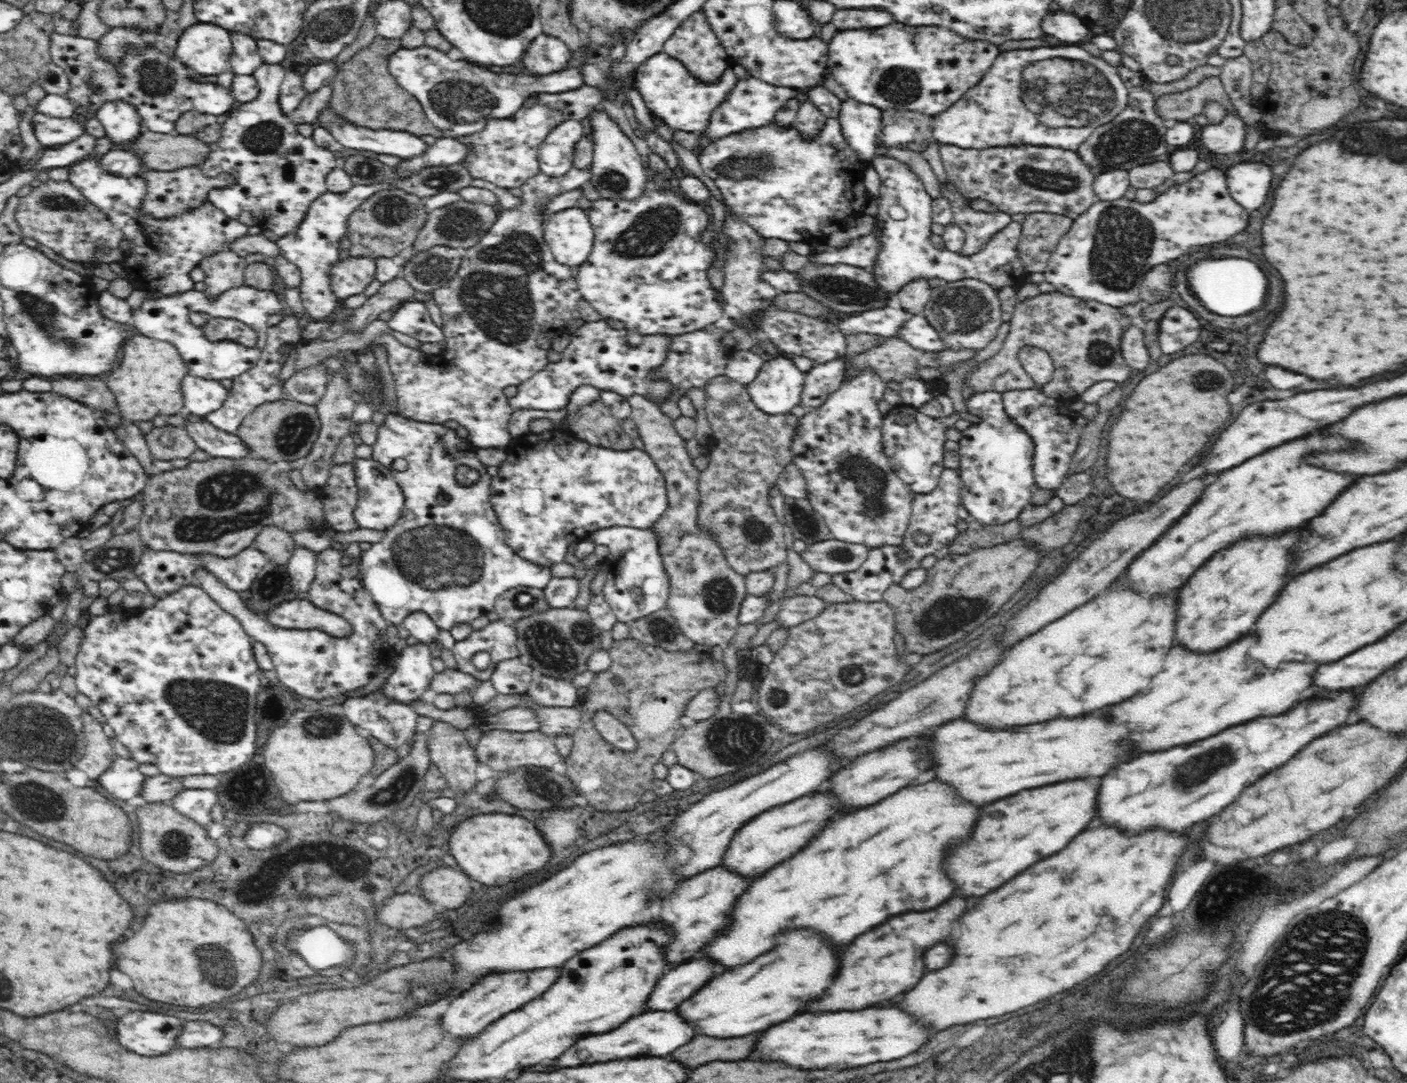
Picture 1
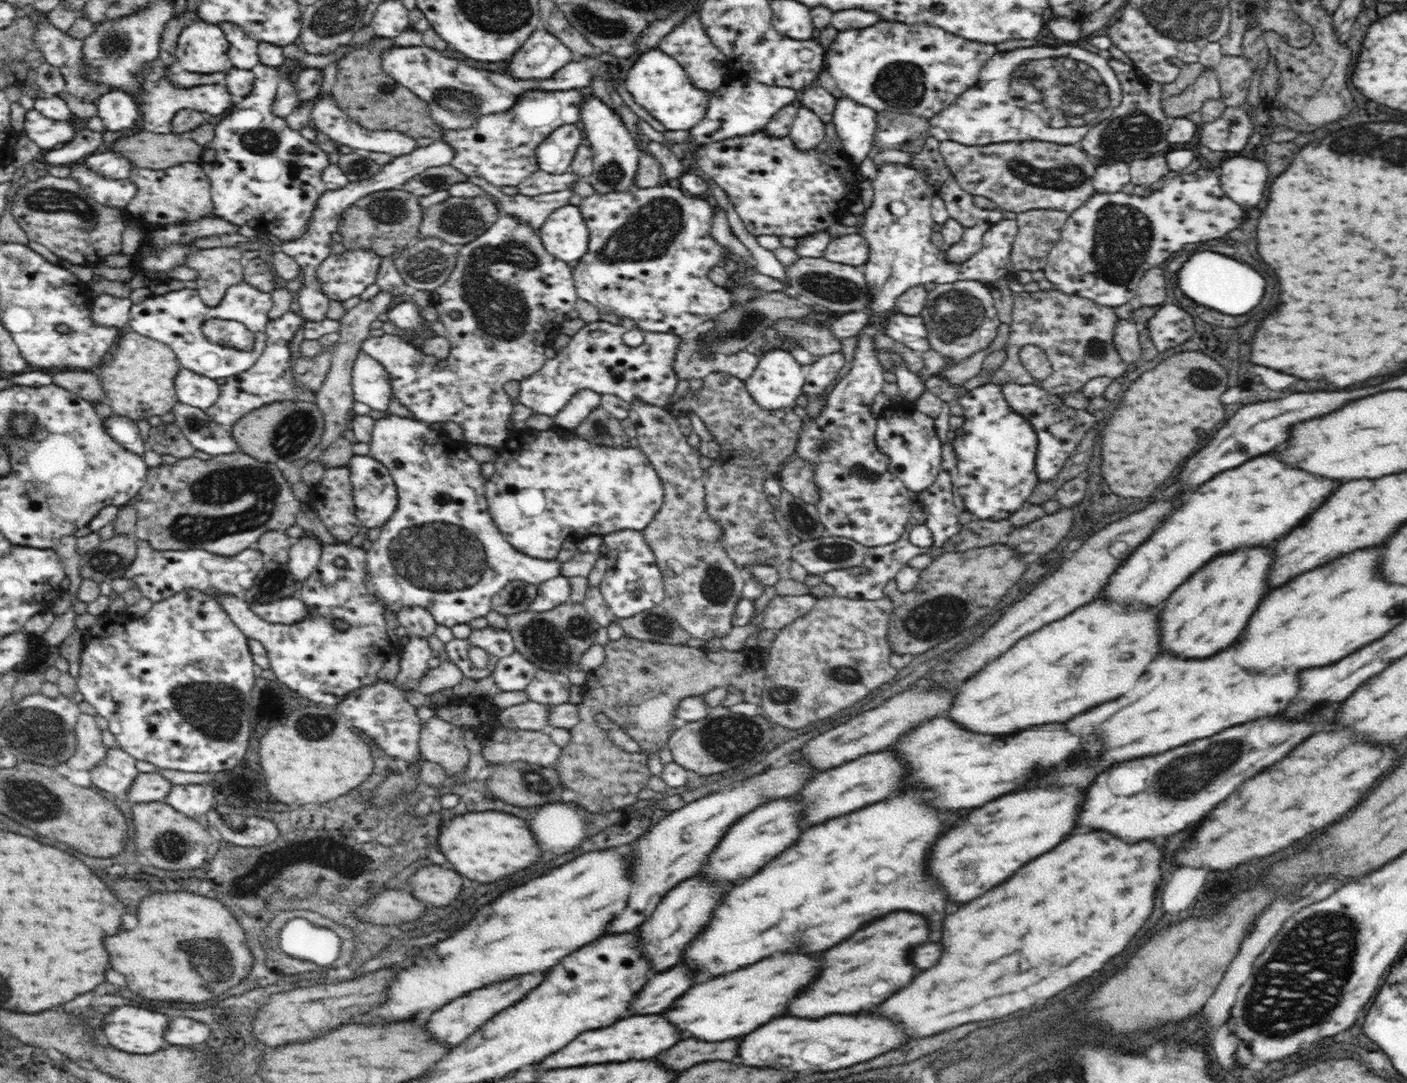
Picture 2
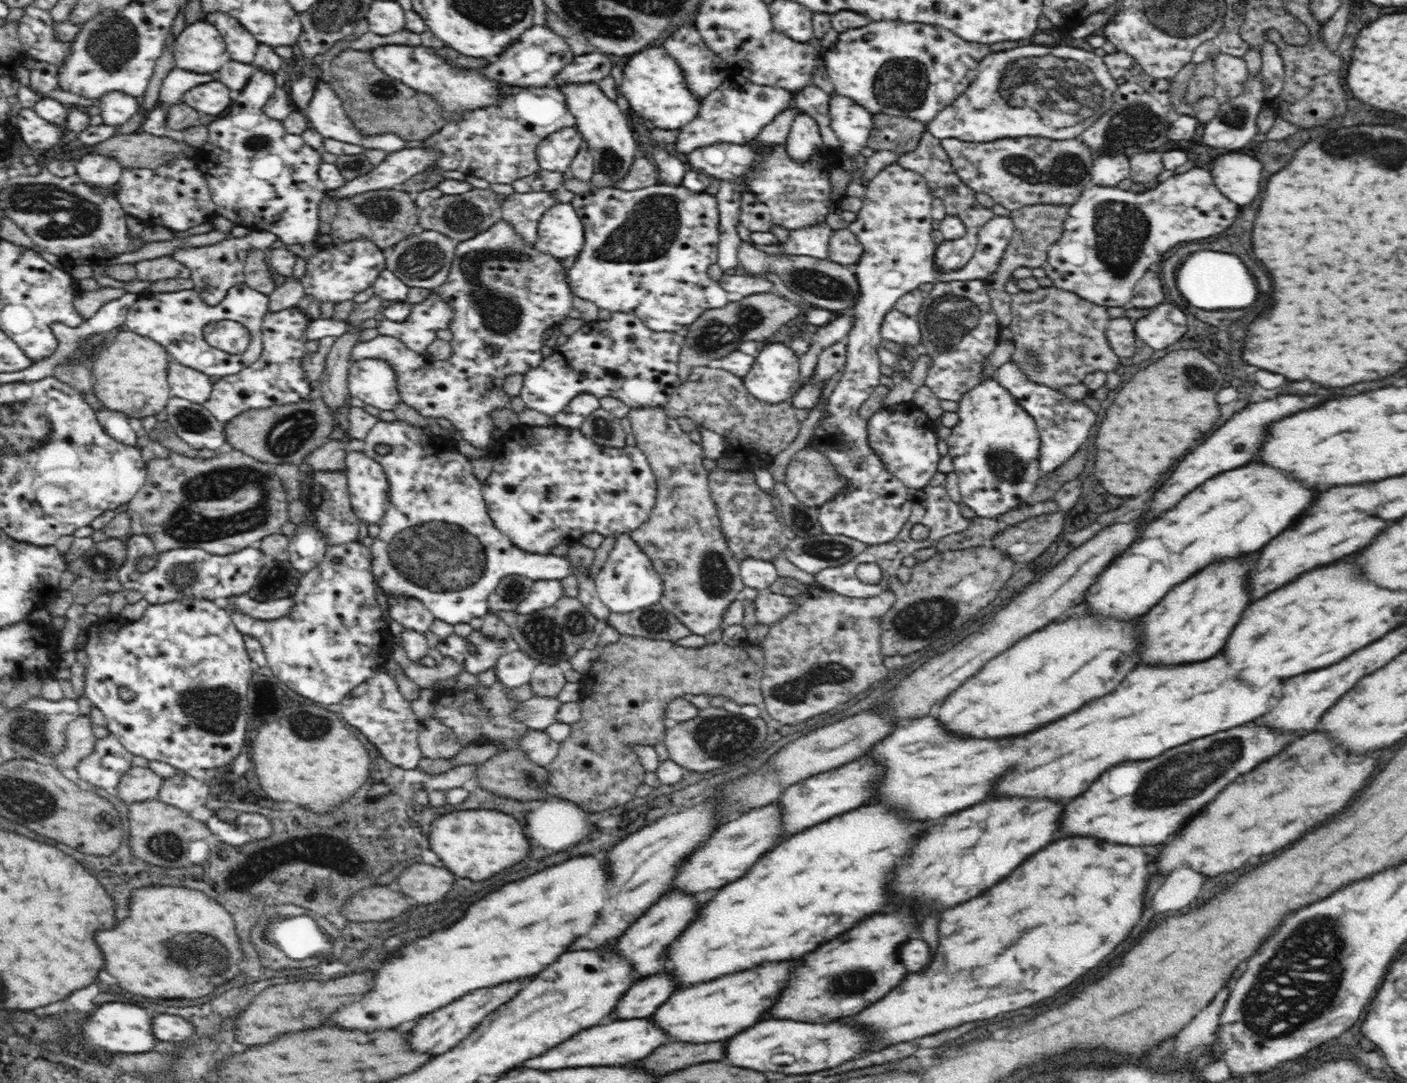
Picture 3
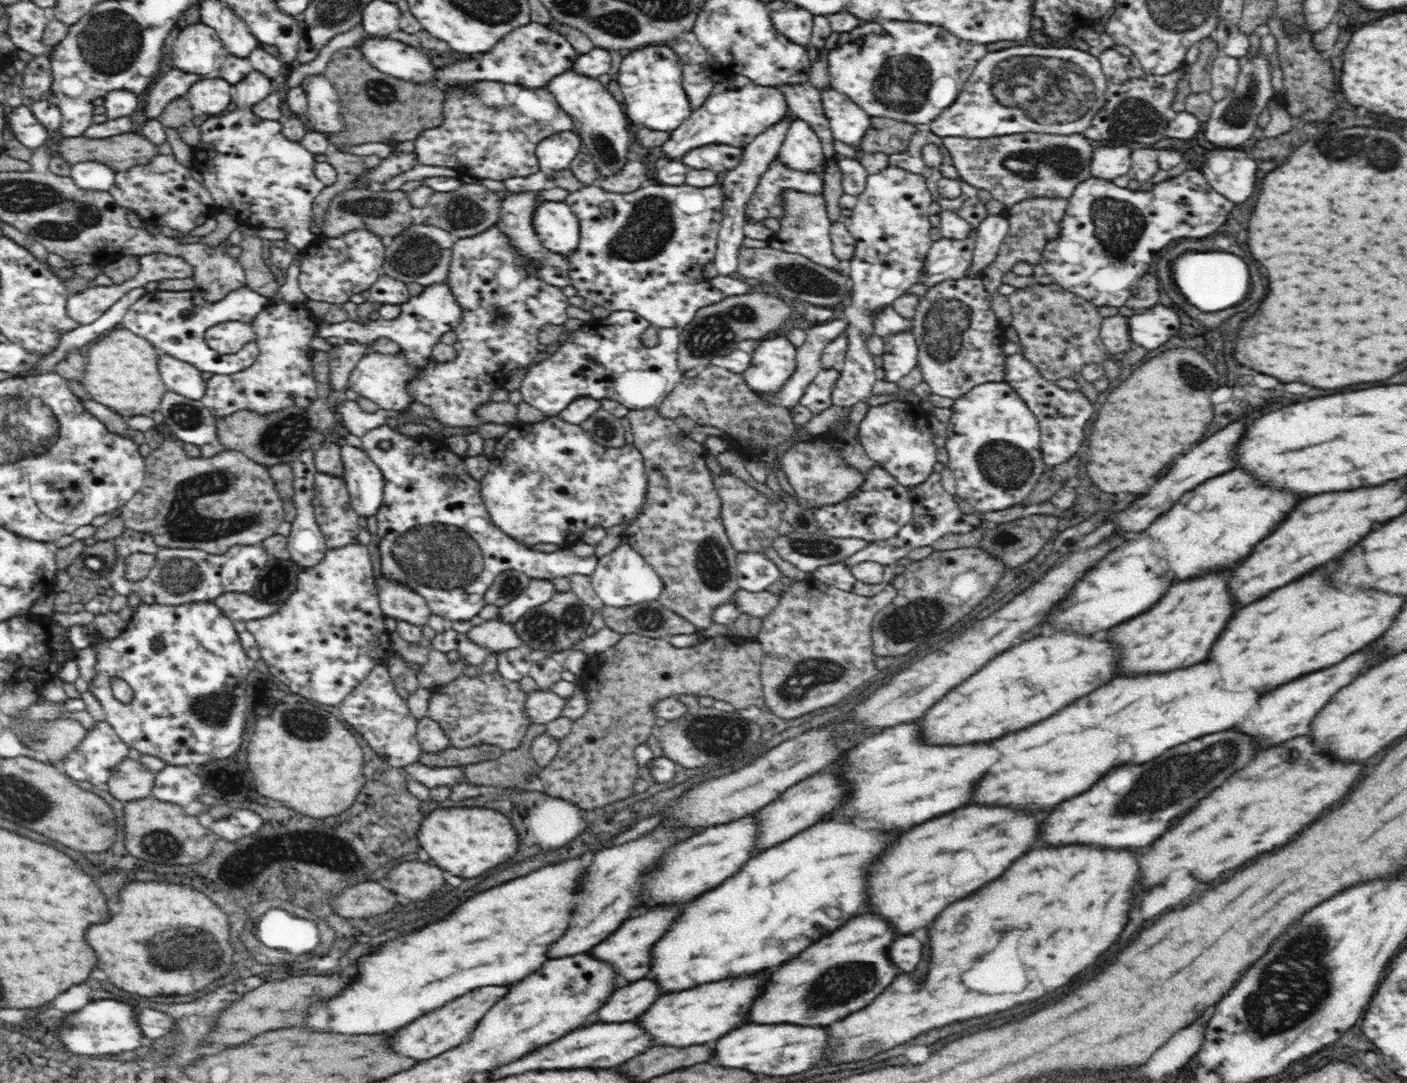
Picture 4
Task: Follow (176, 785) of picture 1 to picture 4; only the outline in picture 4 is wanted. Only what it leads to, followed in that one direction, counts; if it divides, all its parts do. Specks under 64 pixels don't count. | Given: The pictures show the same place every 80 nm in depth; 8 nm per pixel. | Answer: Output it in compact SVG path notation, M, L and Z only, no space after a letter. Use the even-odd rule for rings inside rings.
M126 756L114 766L104 788L114 798L125 802L150 797L152 784L154 772L139 760Z

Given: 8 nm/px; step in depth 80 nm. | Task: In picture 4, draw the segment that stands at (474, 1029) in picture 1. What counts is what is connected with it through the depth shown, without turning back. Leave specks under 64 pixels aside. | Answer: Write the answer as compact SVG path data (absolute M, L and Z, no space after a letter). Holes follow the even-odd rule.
M504 986L478 988L474 992L468 992L466 996L460 996L458 1000L452 1000L450 1004L442 1006L440 1010L434 1010L422 1018L414 1020L414 1024L408 1024L406 1028L400 1028L394 1034L394 1052L402 1052L402 1056L410 1056L414 1060L428 1060L428 1058L434 1058L458 1044L470 1040L478 1020L490 1010L494 1000L506 995L506 992L508 989Z

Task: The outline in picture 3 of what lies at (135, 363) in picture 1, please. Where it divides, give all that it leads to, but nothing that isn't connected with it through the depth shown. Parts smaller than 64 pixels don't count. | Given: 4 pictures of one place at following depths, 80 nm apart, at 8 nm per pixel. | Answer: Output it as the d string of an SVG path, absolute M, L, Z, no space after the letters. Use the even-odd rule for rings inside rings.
M130 330L119 331L110 344L102 346L106 352L98 356L92 364L94 378L93 394L102 406L124 413L129 418L142 419L164 410L170 399L170 385L166 380L166 371L170 368L170 358L166 348L154 340L134 334Z

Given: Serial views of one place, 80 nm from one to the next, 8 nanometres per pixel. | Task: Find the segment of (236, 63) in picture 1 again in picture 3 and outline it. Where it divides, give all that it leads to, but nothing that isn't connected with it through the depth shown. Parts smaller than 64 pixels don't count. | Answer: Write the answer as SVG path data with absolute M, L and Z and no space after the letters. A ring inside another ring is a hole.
M211 11L209 15L204 15L202 20L214 25L221 33L232 60L246 62L246 64L254 60L259 42L237 20L219 11Z

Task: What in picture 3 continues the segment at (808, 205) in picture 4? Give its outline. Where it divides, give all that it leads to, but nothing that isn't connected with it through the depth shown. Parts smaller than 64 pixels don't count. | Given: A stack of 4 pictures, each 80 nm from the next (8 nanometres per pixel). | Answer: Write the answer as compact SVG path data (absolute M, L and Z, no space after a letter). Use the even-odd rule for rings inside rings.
M826 222L790 230L784 242L778 242L780 252L815 259L829 258L829 244L833 229Z

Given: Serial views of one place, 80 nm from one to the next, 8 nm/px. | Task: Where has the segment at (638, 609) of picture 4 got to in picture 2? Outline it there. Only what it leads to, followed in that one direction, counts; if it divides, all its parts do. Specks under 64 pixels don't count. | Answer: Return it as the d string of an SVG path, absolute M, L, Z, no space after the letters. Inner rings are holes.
M661 604L648 611L638 612L630 619L617 618L614 624L622 628L624 636L638 640L684 645L691 637L686 631L683 631L678 622L666 612Z

